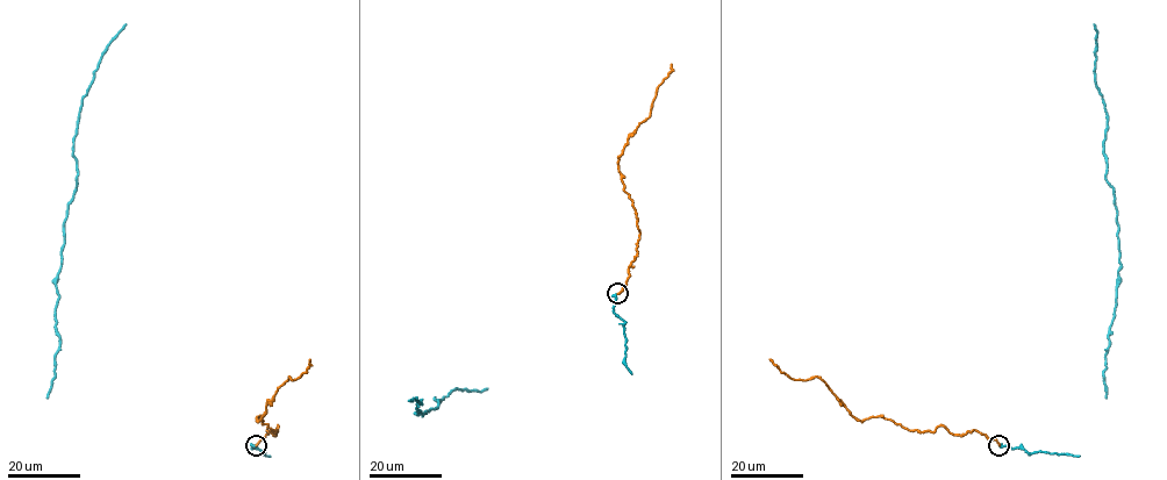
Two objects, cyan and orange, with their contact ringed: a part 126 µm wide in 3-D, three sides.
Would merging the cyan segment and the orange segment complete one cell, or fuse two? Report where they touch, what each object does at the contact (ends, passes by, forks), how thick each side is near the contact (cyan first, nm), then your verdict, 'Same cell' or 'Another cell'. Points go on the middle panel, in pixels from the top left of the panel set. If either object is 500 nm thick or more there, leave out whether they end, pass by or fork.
Place: (617, 293). At the ring cyan passes by. At the ring orange ends. Thickness 140 nm (cyan) against 240 nm. Same cell

